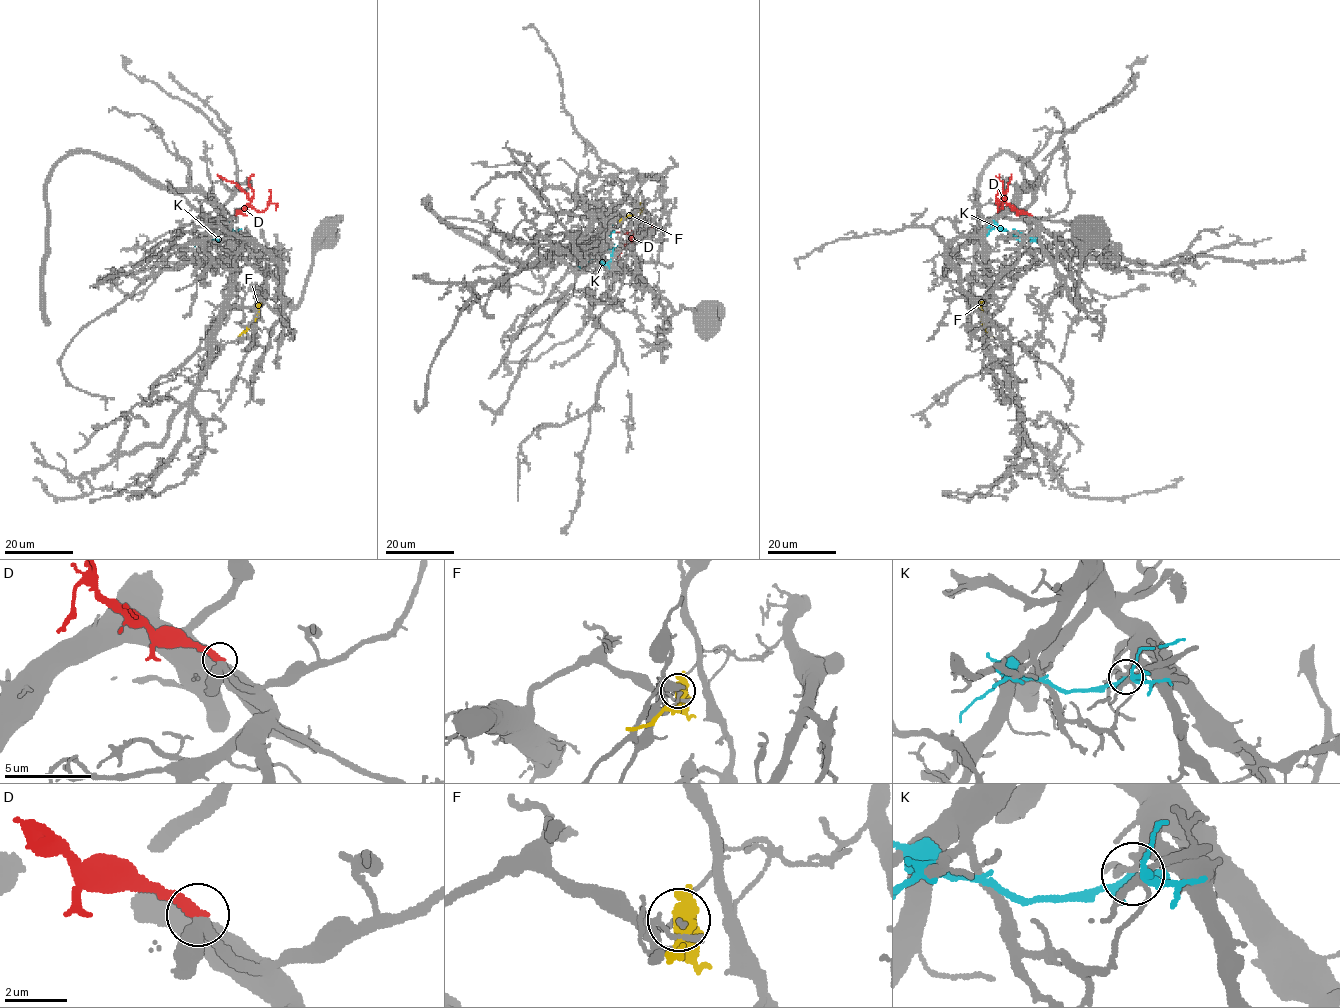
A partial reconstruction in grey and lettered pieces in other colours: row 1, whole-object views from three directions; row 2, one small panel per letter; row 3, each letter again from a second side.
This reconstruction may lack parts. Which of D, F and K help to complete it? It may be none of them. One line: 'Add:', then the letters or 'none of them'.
Add: D

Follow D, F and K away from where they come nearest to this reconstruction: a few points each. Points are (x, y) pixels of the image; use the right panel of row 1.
D: (1030, 216), (1020, 213), (1005, 201), (1003, 183), (996, 177), (999, 174)
F: (977, 303), (985, 329), (992, 336)
K: (1035, 237), (1017, 237), (994, 227), (982, 240)

